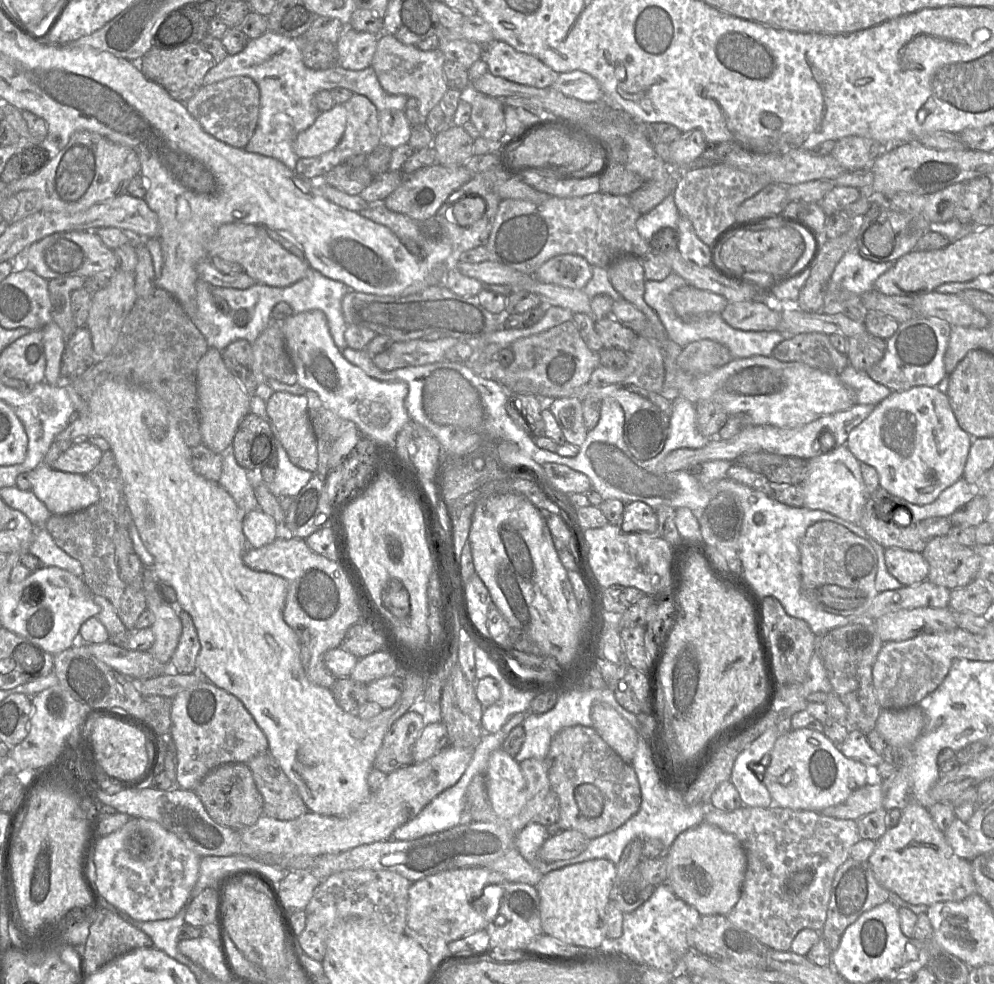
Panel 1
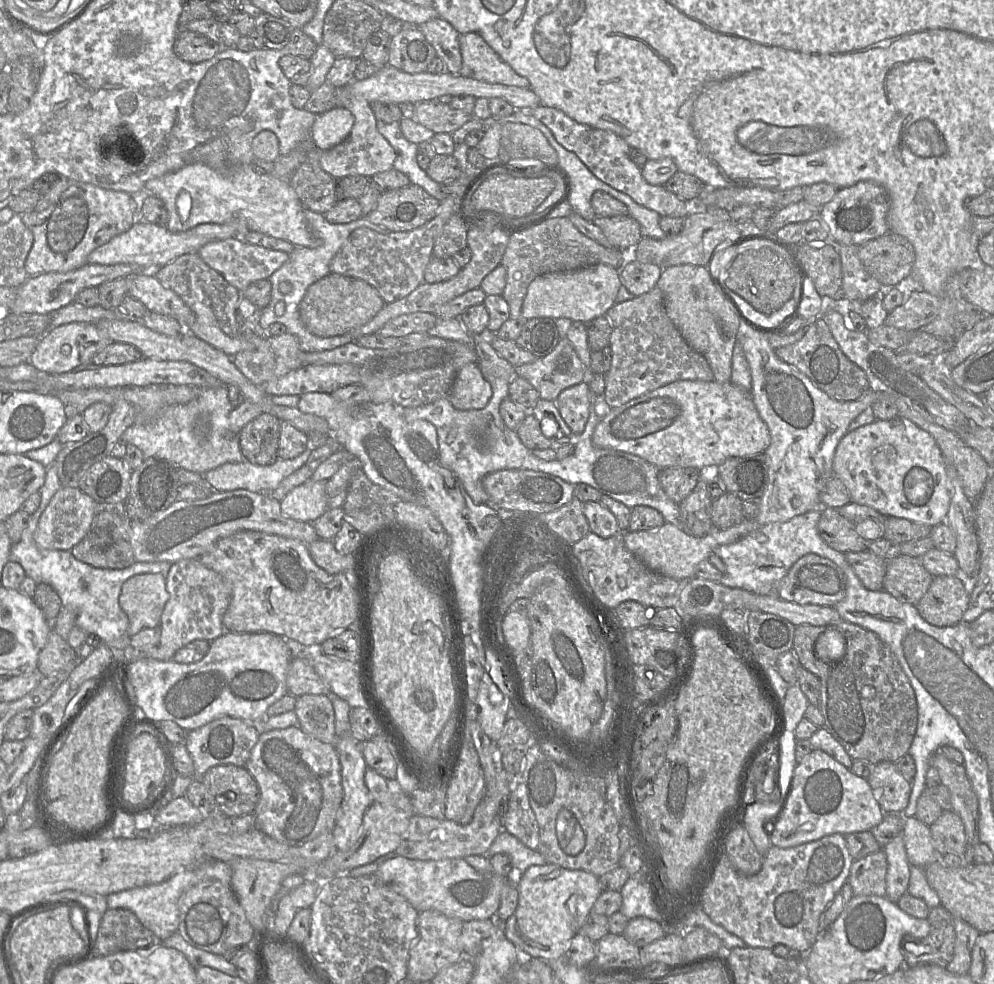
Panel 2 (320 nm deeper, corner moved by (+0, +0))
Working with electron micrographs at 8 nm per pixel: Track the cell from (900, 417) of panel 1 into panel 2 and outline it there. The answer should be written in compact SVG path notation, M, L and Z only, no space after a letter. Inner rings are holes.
M897 416L890 420L874 420L840 440L833 458L833 474L847 488L851 502L869 506L885 517L896 517L934 527L945 522L950 488L946 461L935 439L913 422Z

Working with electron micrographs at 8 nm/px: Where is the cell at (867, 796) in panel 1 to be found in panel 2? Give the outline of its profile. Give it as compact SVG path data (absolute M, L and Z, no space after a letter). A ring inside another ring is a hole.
M895 763L876 764L867 781L884 812L901 814L905 811L910 800L912 783L902 775Z

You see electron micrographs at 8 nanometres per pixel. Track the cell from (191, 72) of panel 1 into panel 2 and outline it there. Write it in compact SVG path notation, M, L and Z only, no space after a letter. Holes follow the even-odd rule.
M181 29L177 35L174 52L183 61L199 63L213 58L225 46L210 38L189 30Z

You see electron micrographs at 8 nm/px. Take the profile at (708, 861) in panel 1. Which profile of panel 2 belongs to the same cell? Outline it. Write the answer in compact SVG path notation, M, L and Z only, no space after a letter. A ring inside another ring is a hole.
M556 864L532 865L514 878L518 890L518 904L514 913L503 923L505 936L516 948L545 961L559 961L572 938L579 932L595 901L602 893L599 878L584 870L572 870Z

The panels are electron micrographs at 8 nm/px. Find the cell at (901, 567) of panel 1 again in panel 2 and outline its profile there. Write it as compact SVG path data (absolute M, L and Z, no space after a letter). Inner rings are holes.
M868 549L861 552L844 553L862 585L868 590L883 590L883 579L886 571L886 560L873 554Z

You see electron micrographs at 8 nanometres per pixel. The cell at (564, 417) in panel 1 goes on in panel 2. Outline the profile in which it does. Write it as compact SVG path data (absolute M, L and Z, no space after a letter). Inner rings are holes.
M586 382L569 387L554 400L561 417L575 435L585 429L591 405L591 390Z

